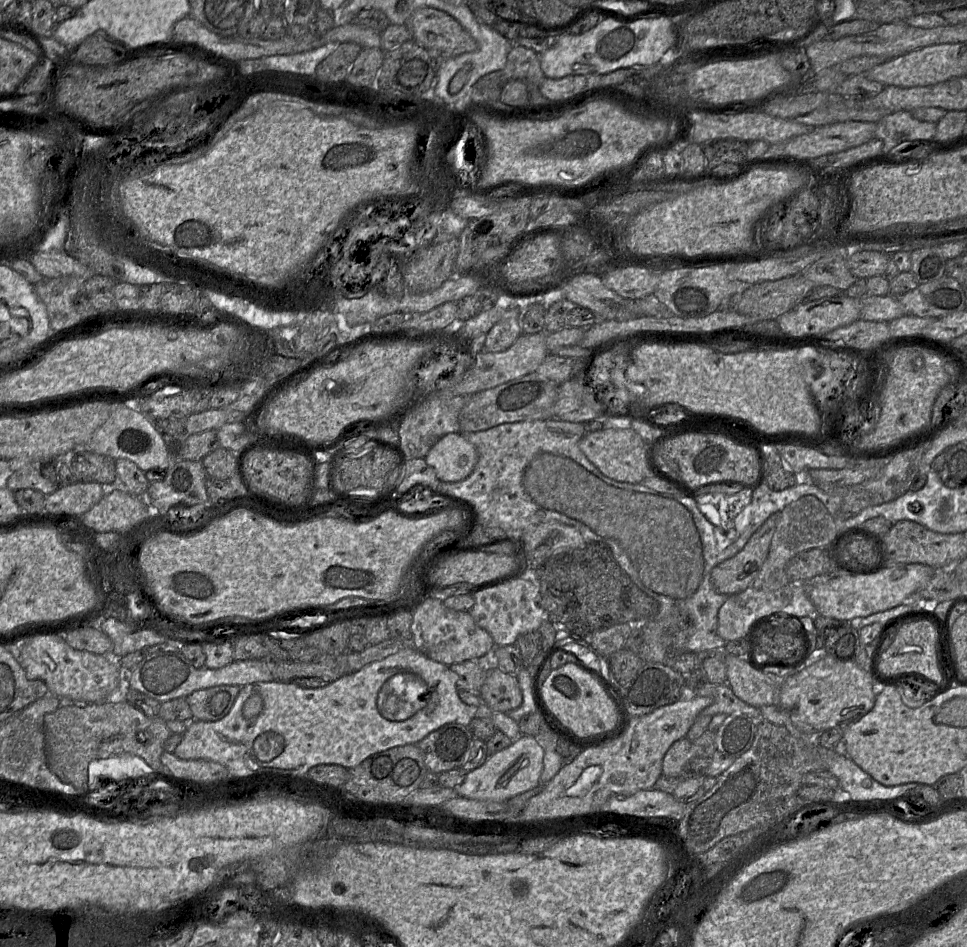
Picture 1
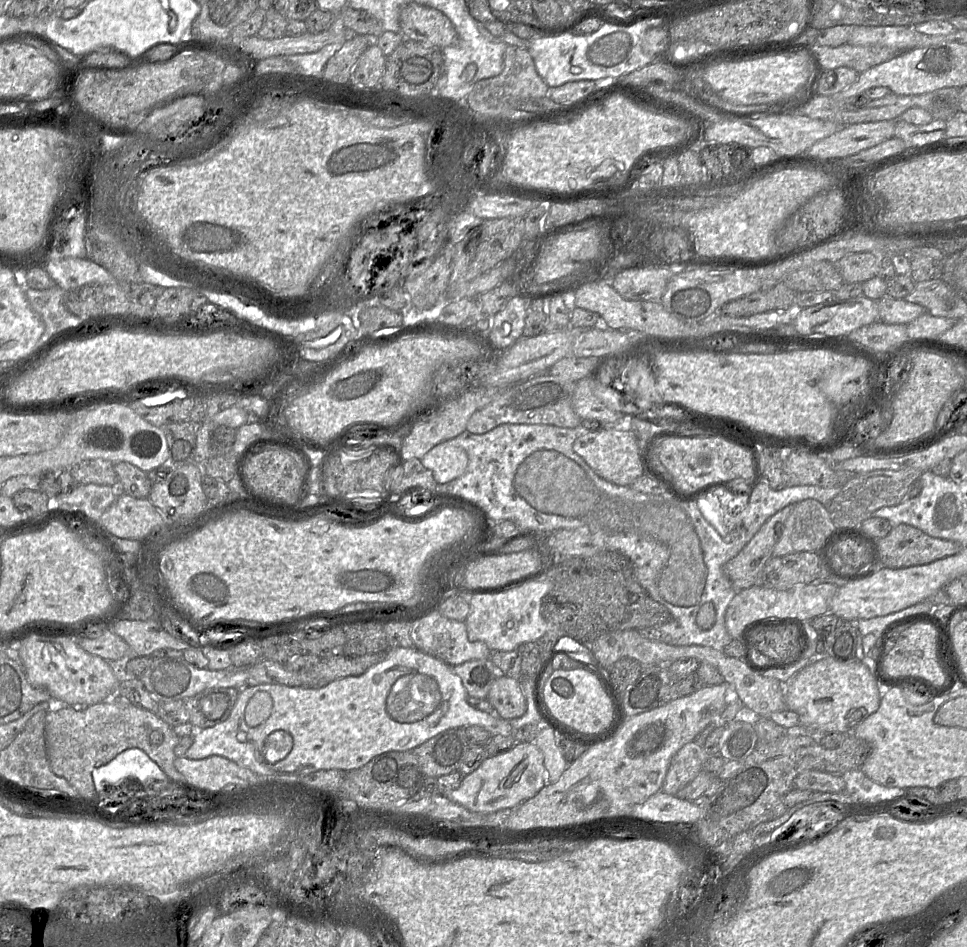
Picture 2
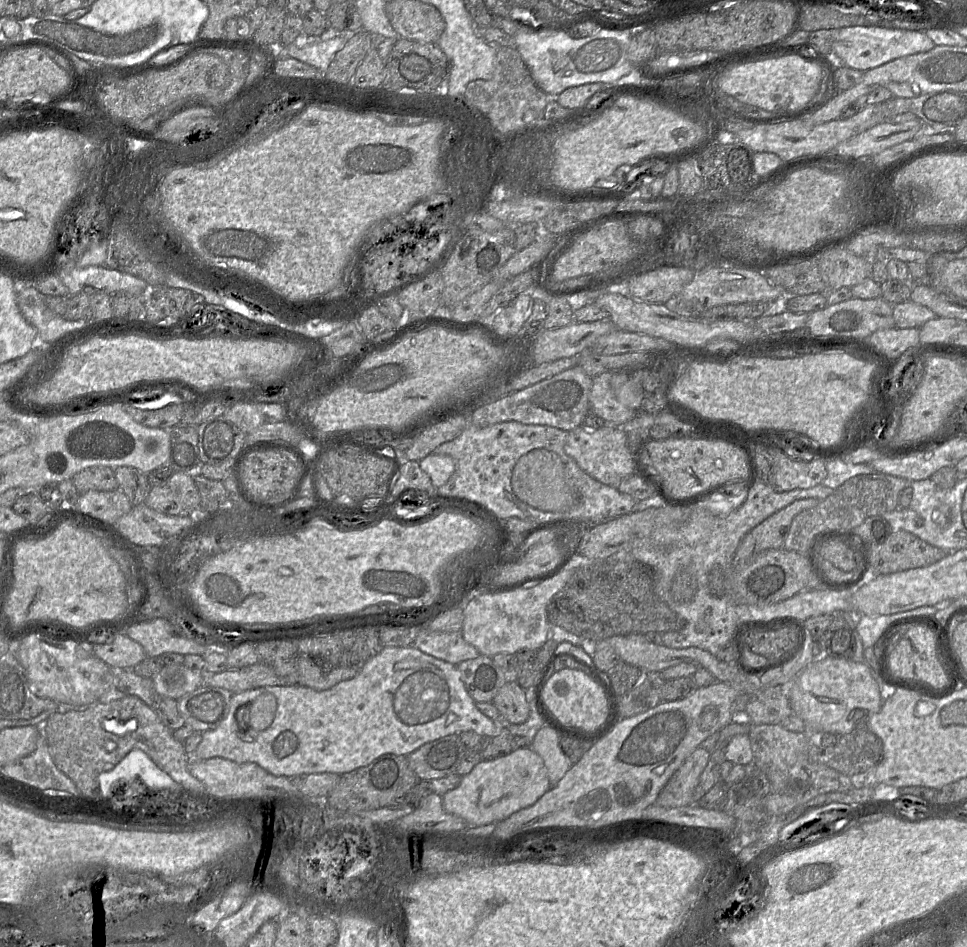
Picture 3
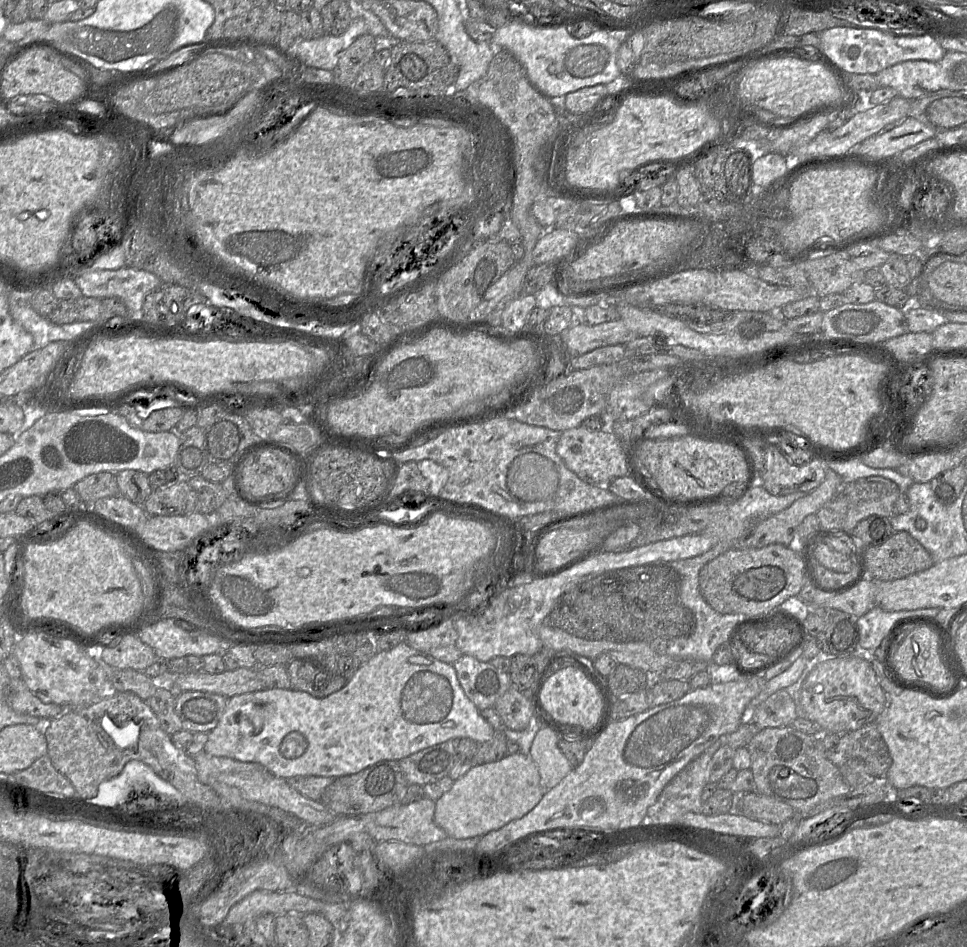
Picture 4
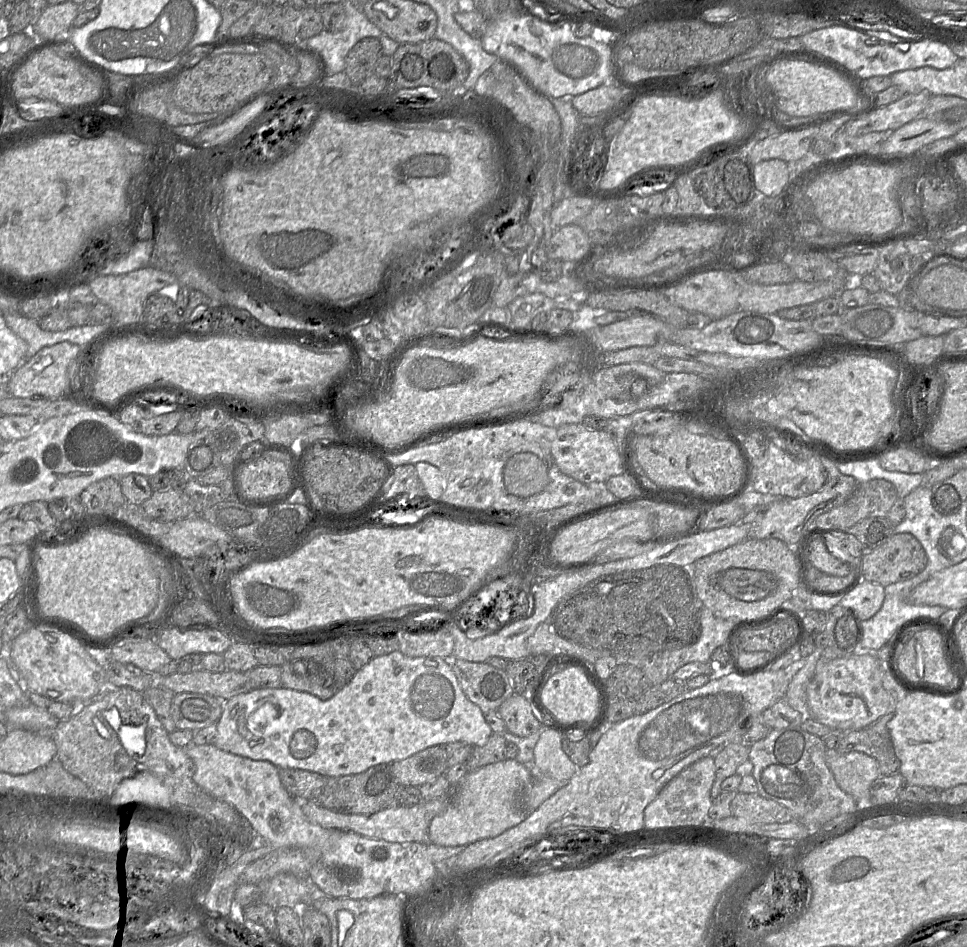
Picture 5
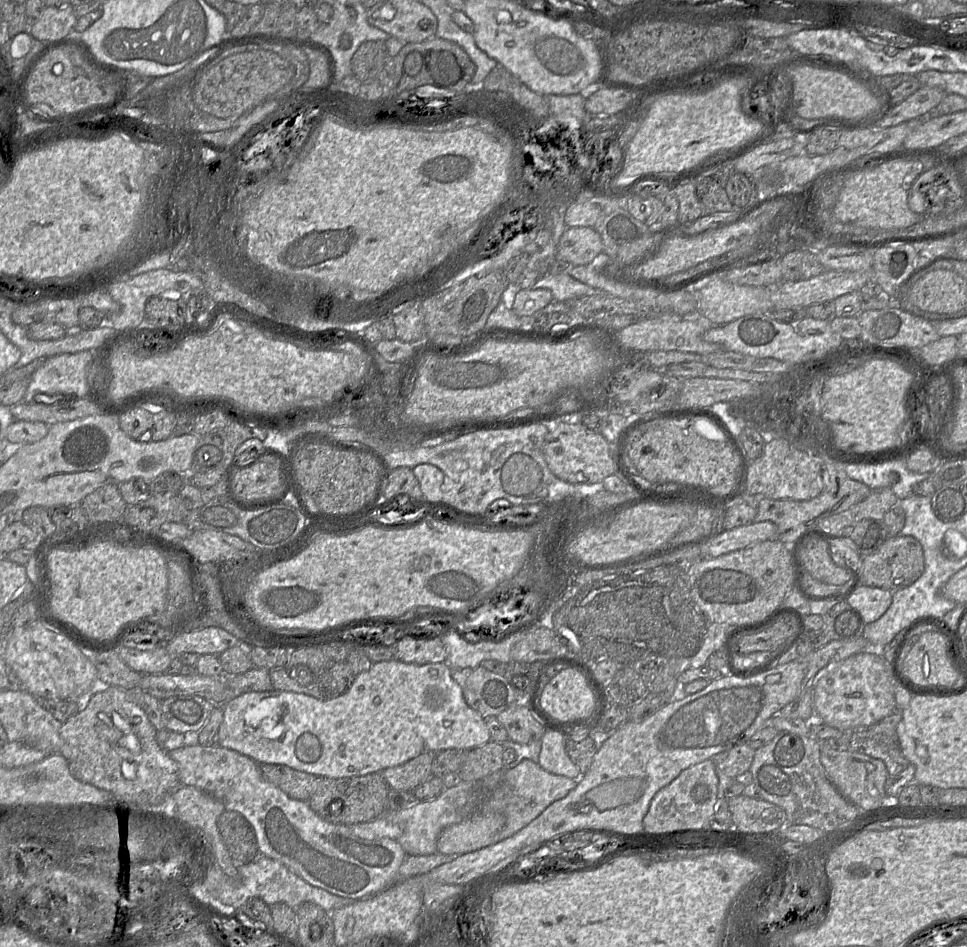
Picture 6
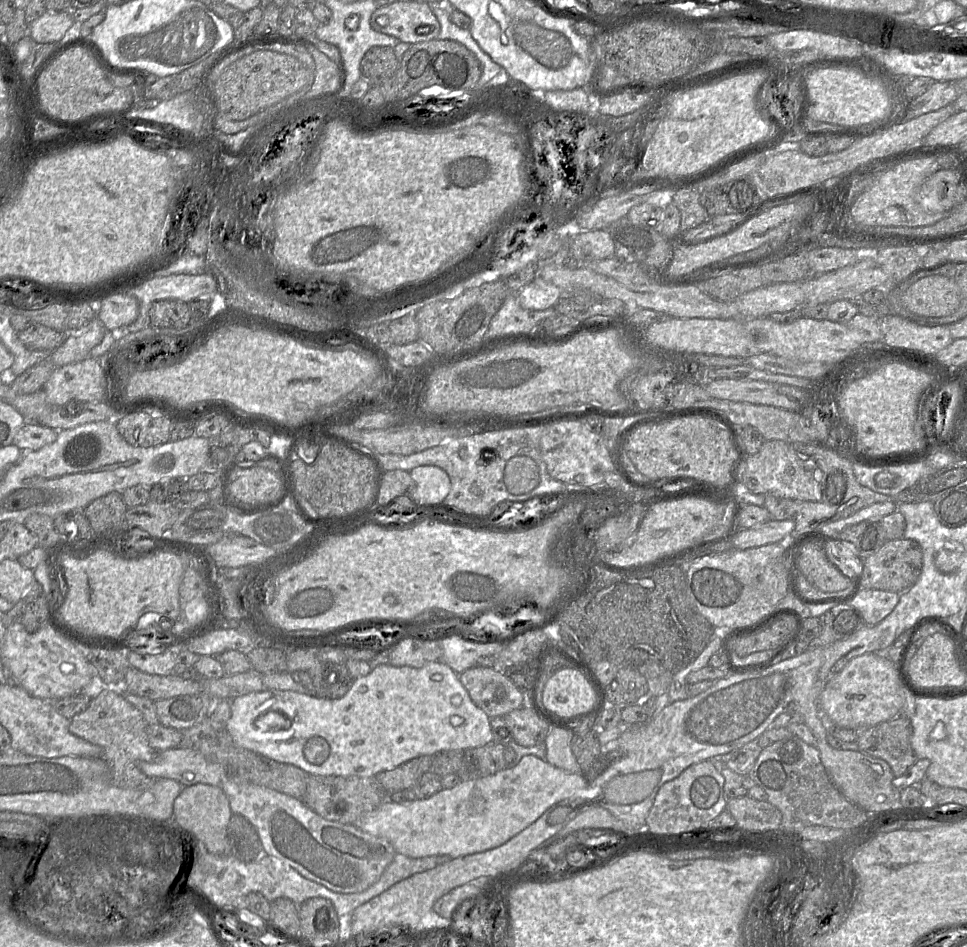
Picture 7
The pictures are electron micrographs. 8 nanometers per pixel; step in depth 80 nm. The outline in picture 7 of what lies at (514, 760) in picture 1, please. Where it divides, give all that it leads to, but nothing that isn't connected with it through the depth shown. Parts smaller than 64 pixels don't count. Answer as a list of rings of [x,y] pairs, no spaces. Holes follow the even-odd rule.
[[[527,755],[524,756],[520,760],[520,762],[513,768],[505,768],[499,772],[496,772],[495,774],[486,777],[461,781],[458,785],[454,786],[453,788],[442,789],[434,795],[425,799],[416,799],[415,801],[409,803],[395,803],[386,799],[374,811],[368,813],[367,815],[363,815],[356,823],[351,825],[357,826],[362,831],[371,835],[385,838],[392,844],[396,851],[396,854],[402,854],[412,858],[421,858],[435,855],[449,855],[451,858],[458,858],[466,855],[484,852],[503,845],[508,840],[513,838],[515,835],[527,828],[529,825],[534,823],[548,808],[564,799],[573,796],[577,791],[585,789],[587,786],[588,781],[586,780],[583,774],[574,774],[567,772],[549,764],[546,760],[541,760],[535,756]]]

